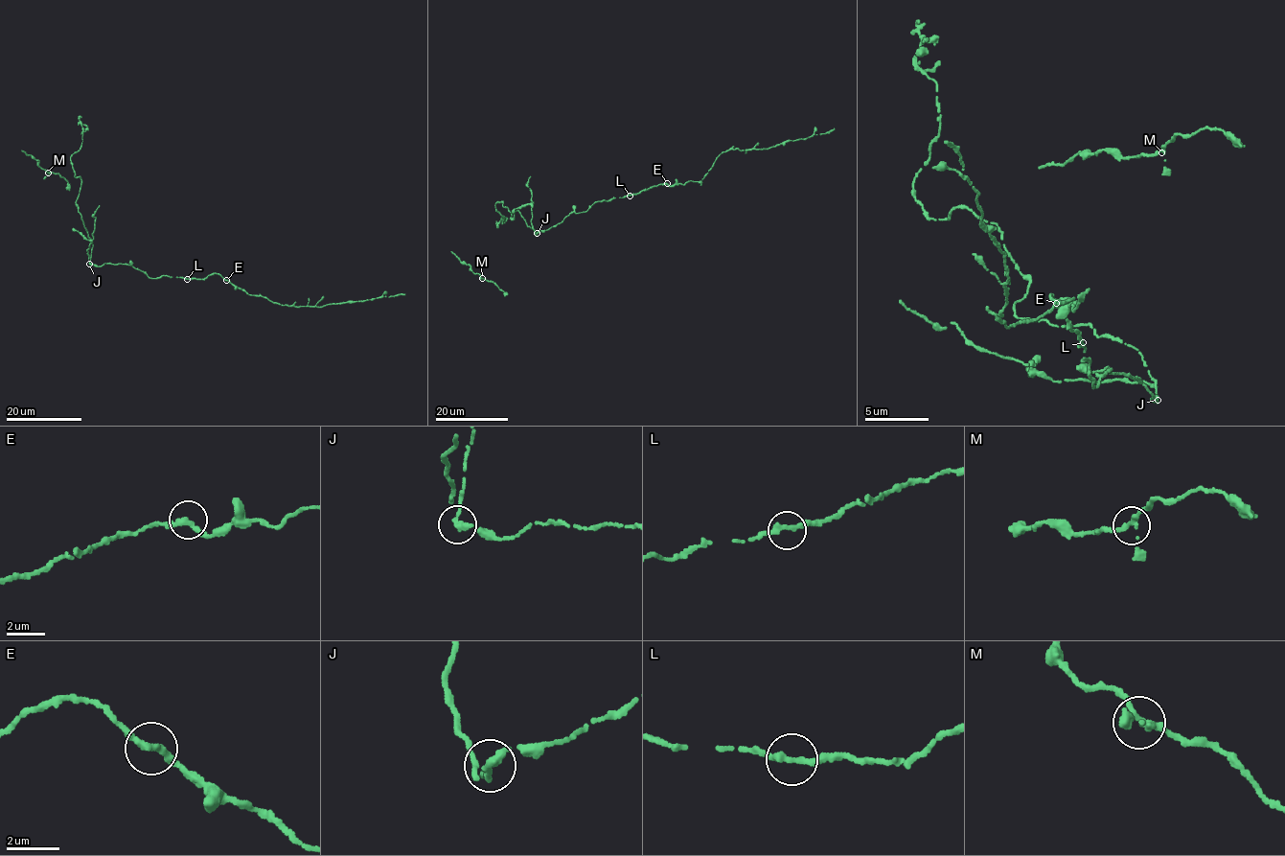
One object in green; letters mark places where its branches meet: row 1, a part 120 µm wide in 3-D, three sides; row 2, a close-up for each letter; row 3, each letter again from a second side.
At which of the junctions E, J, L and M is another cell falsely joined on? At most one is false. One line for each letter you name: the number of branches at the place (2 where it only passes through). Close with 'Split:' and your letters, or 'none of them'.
J: 2
Split: J

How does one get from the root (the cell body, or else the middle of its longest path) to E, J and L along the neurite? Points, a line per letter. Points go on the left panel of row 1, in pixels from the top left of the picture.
E: (123, 264), (132, 266), (152, 278), (163, 275), (203, 279), (215, 273), (226, 280)
J: (123, 264), (104, 263), (100, 266), (90, 264)
L: (123, 264), (132, 266), (152, 278), (163, 275), (187, 279)

